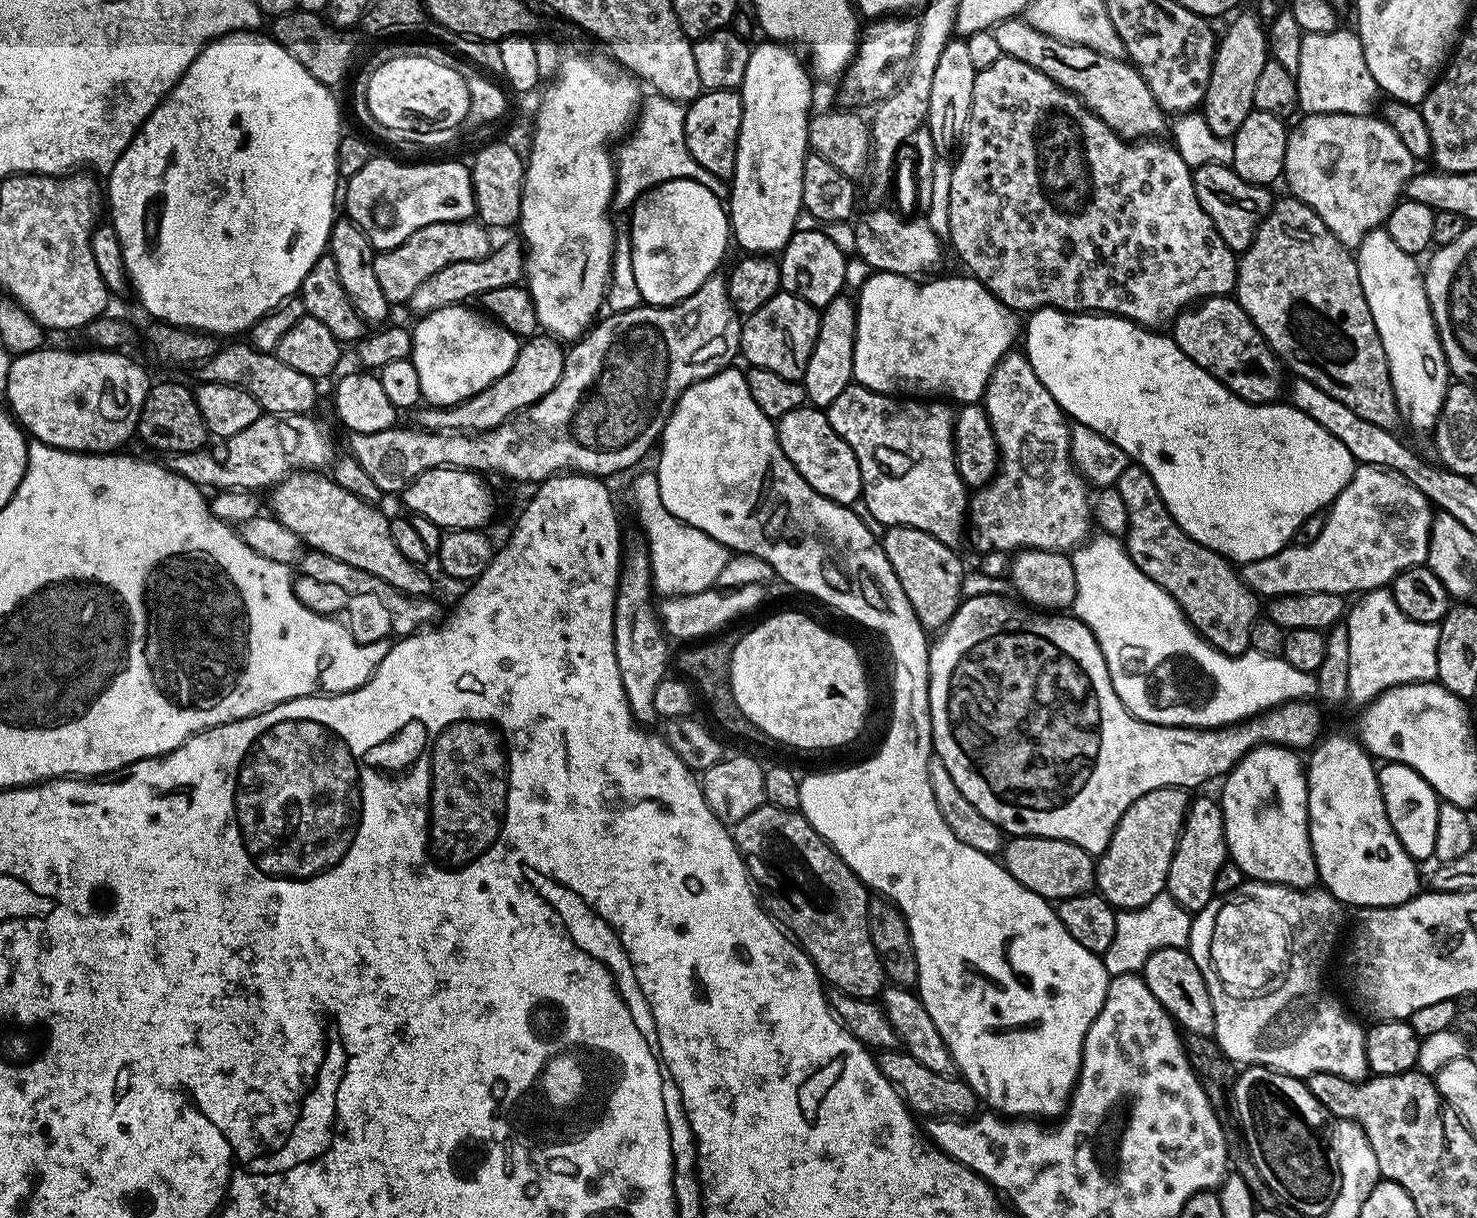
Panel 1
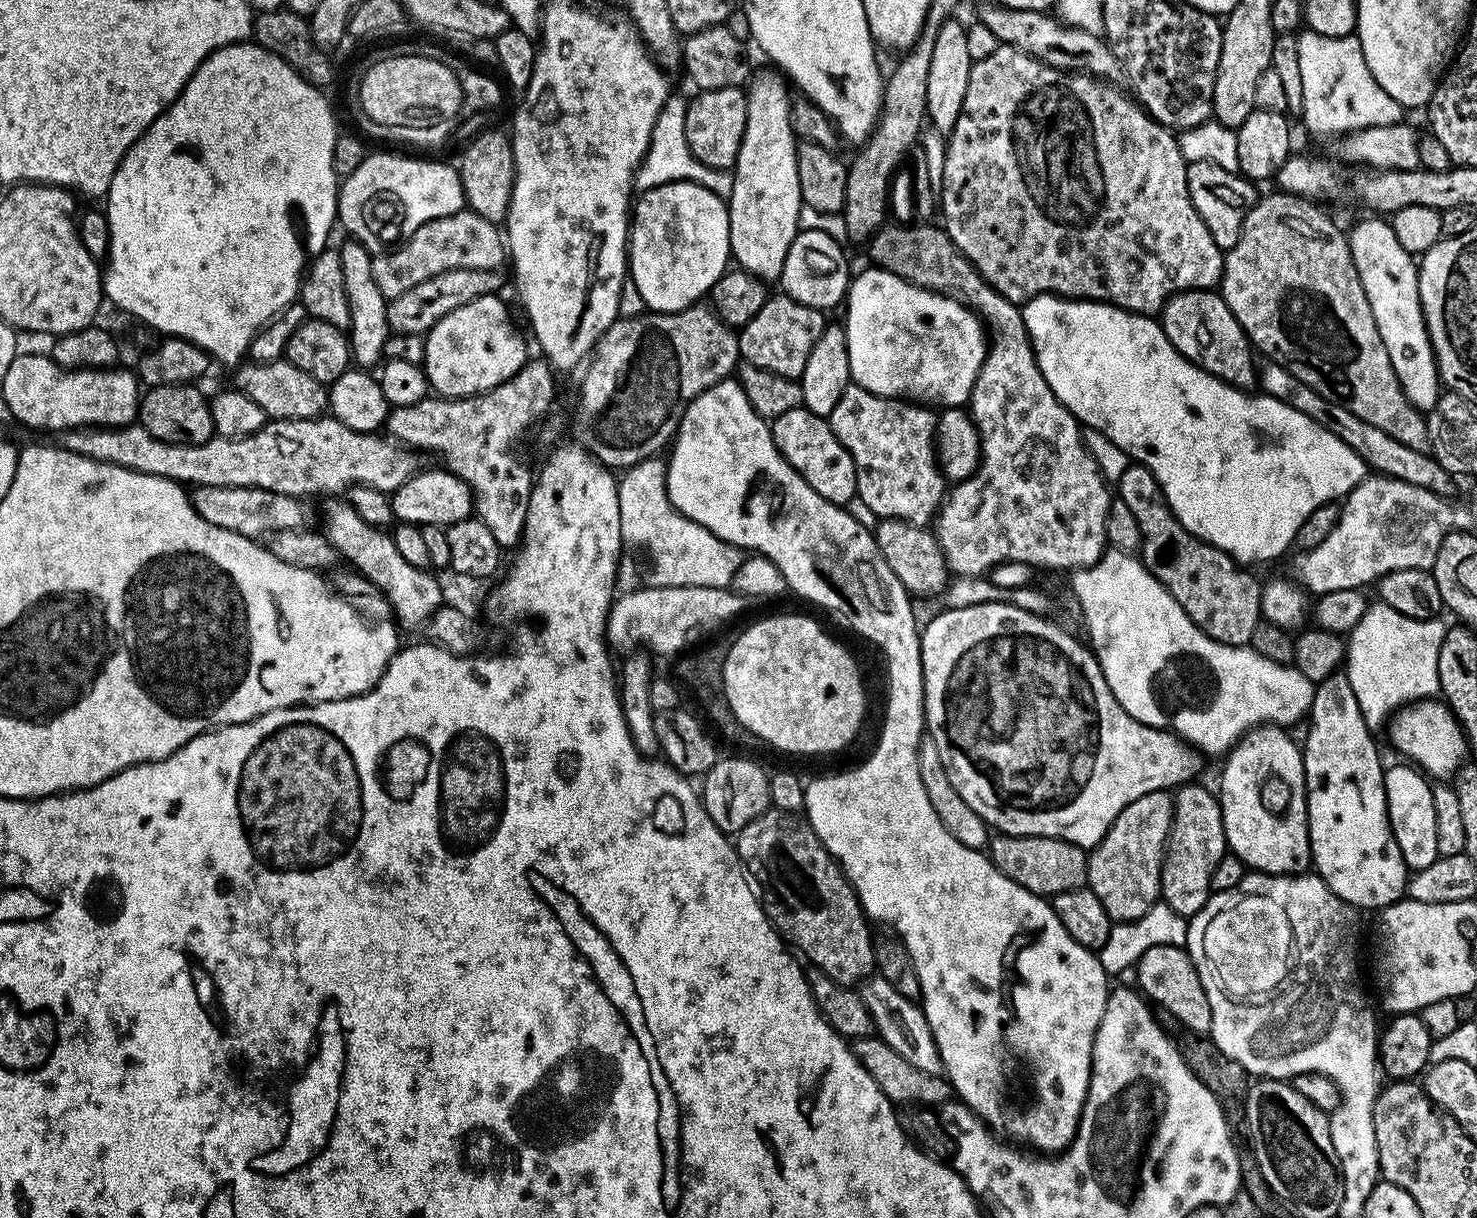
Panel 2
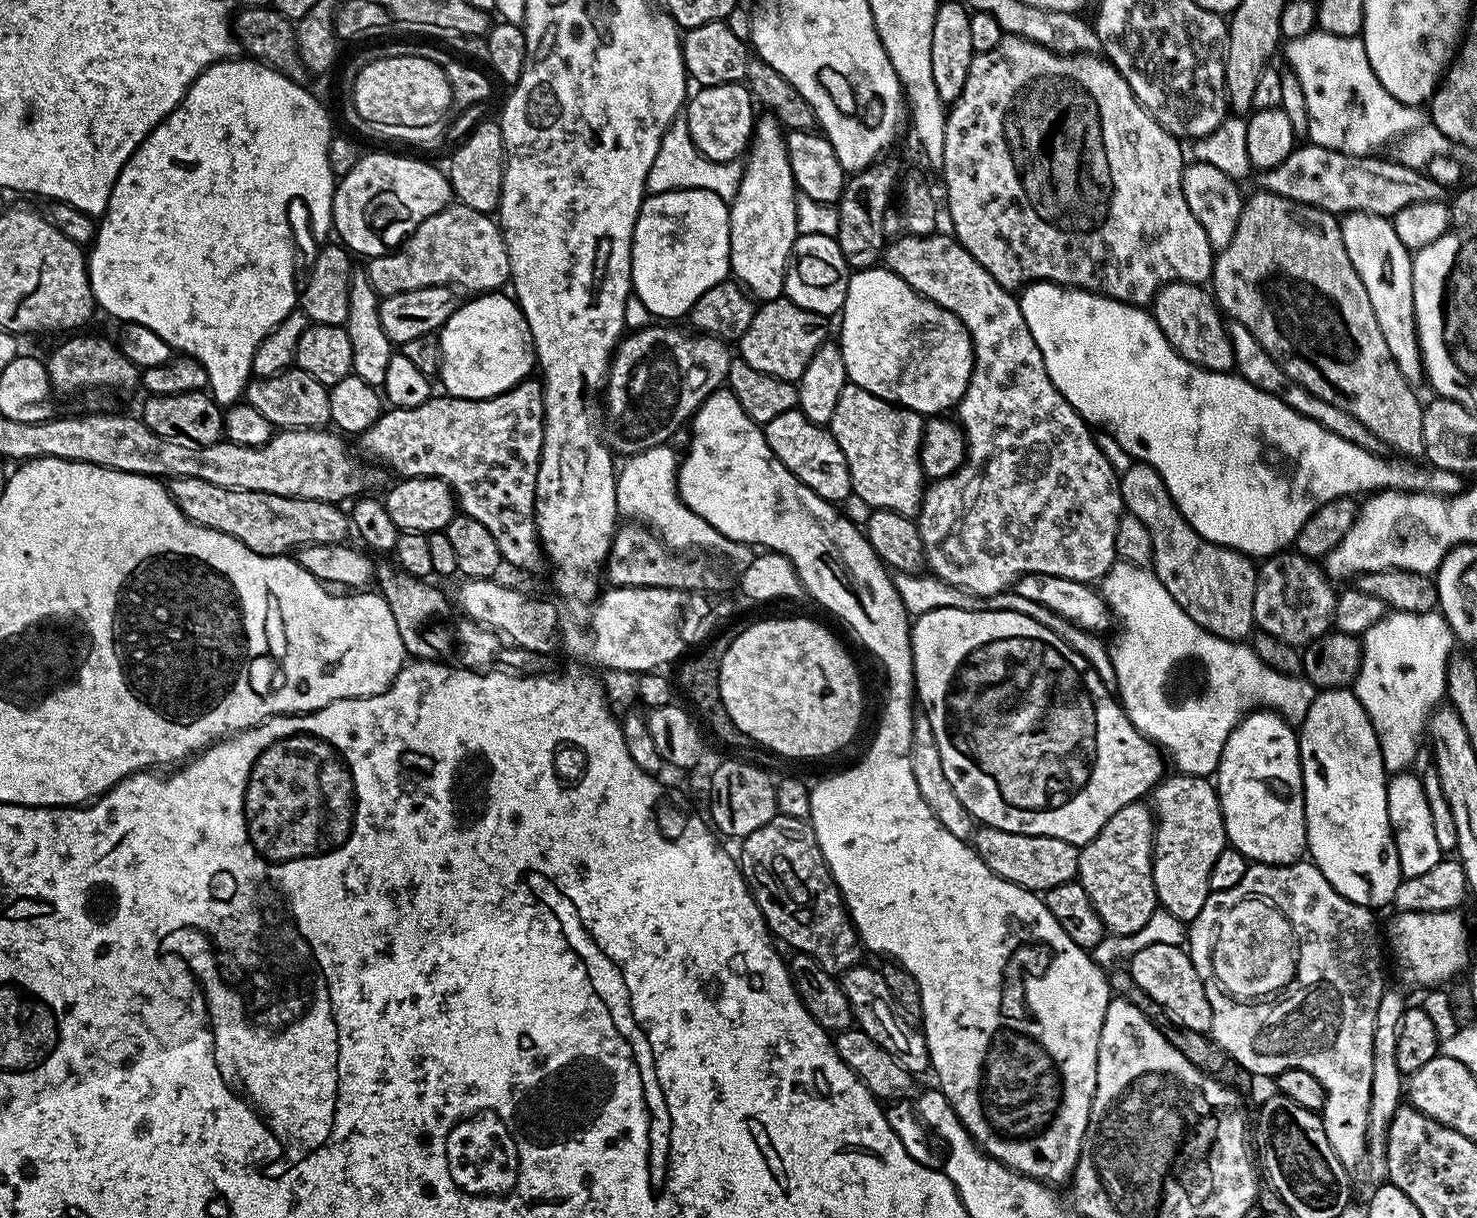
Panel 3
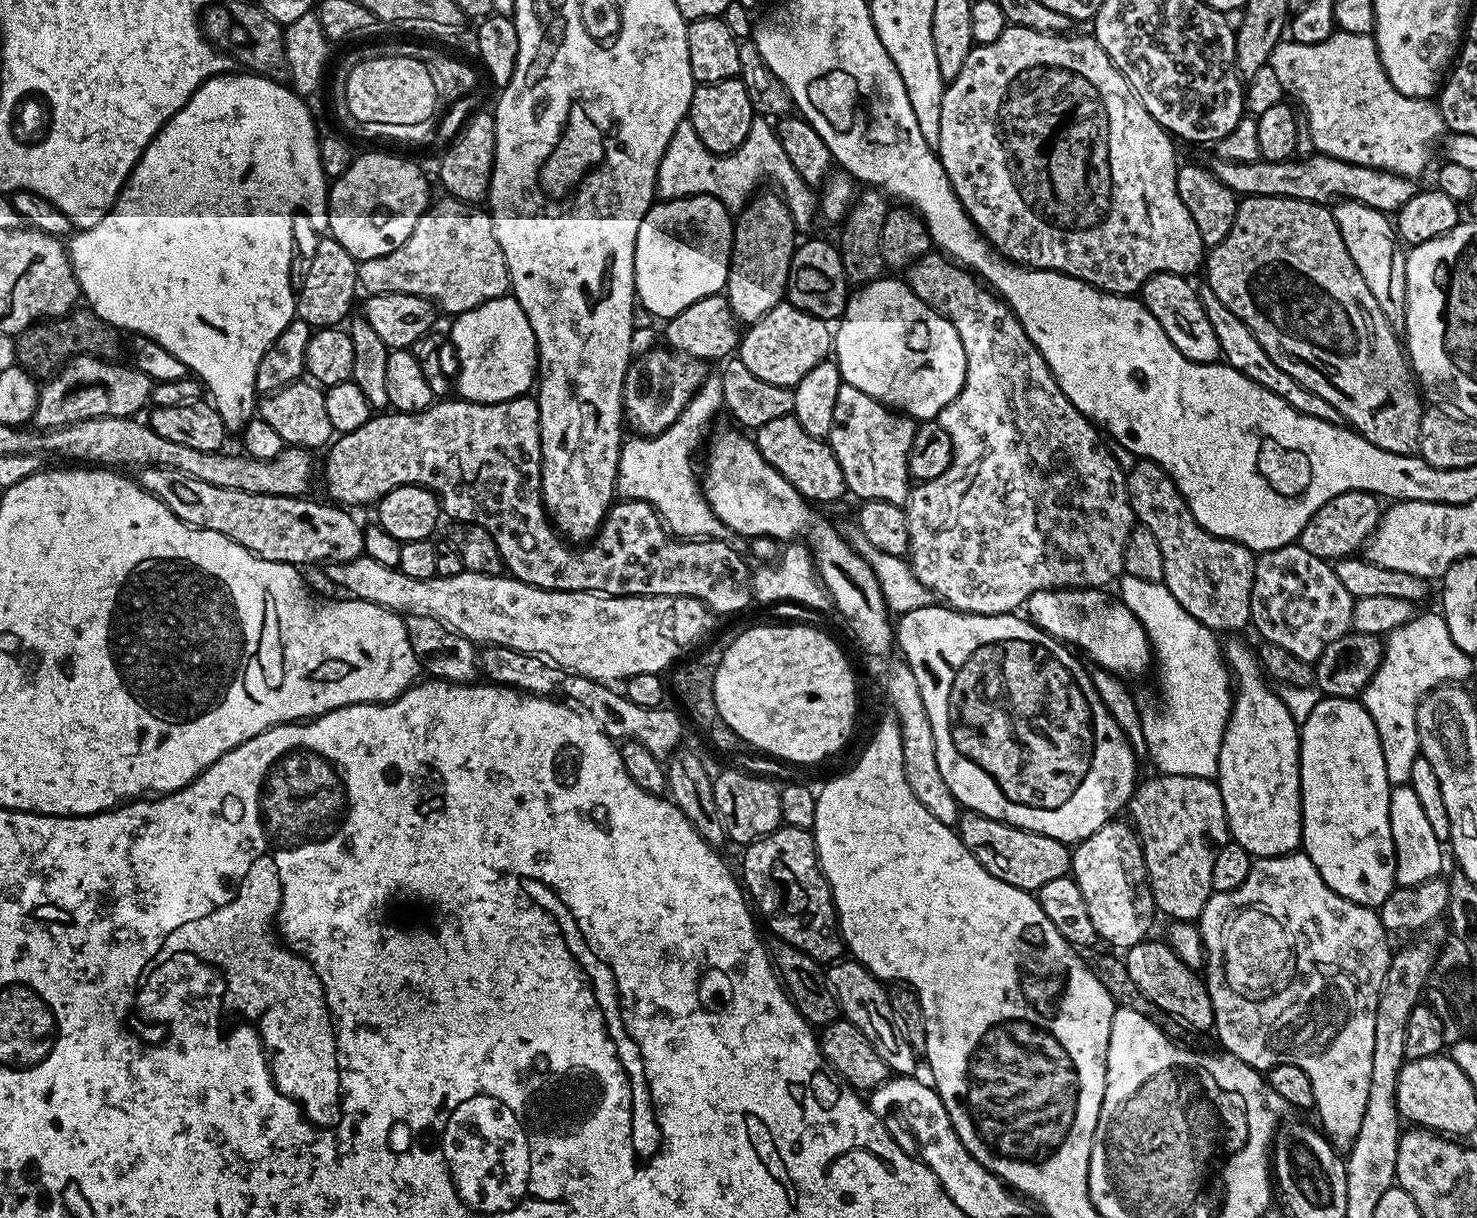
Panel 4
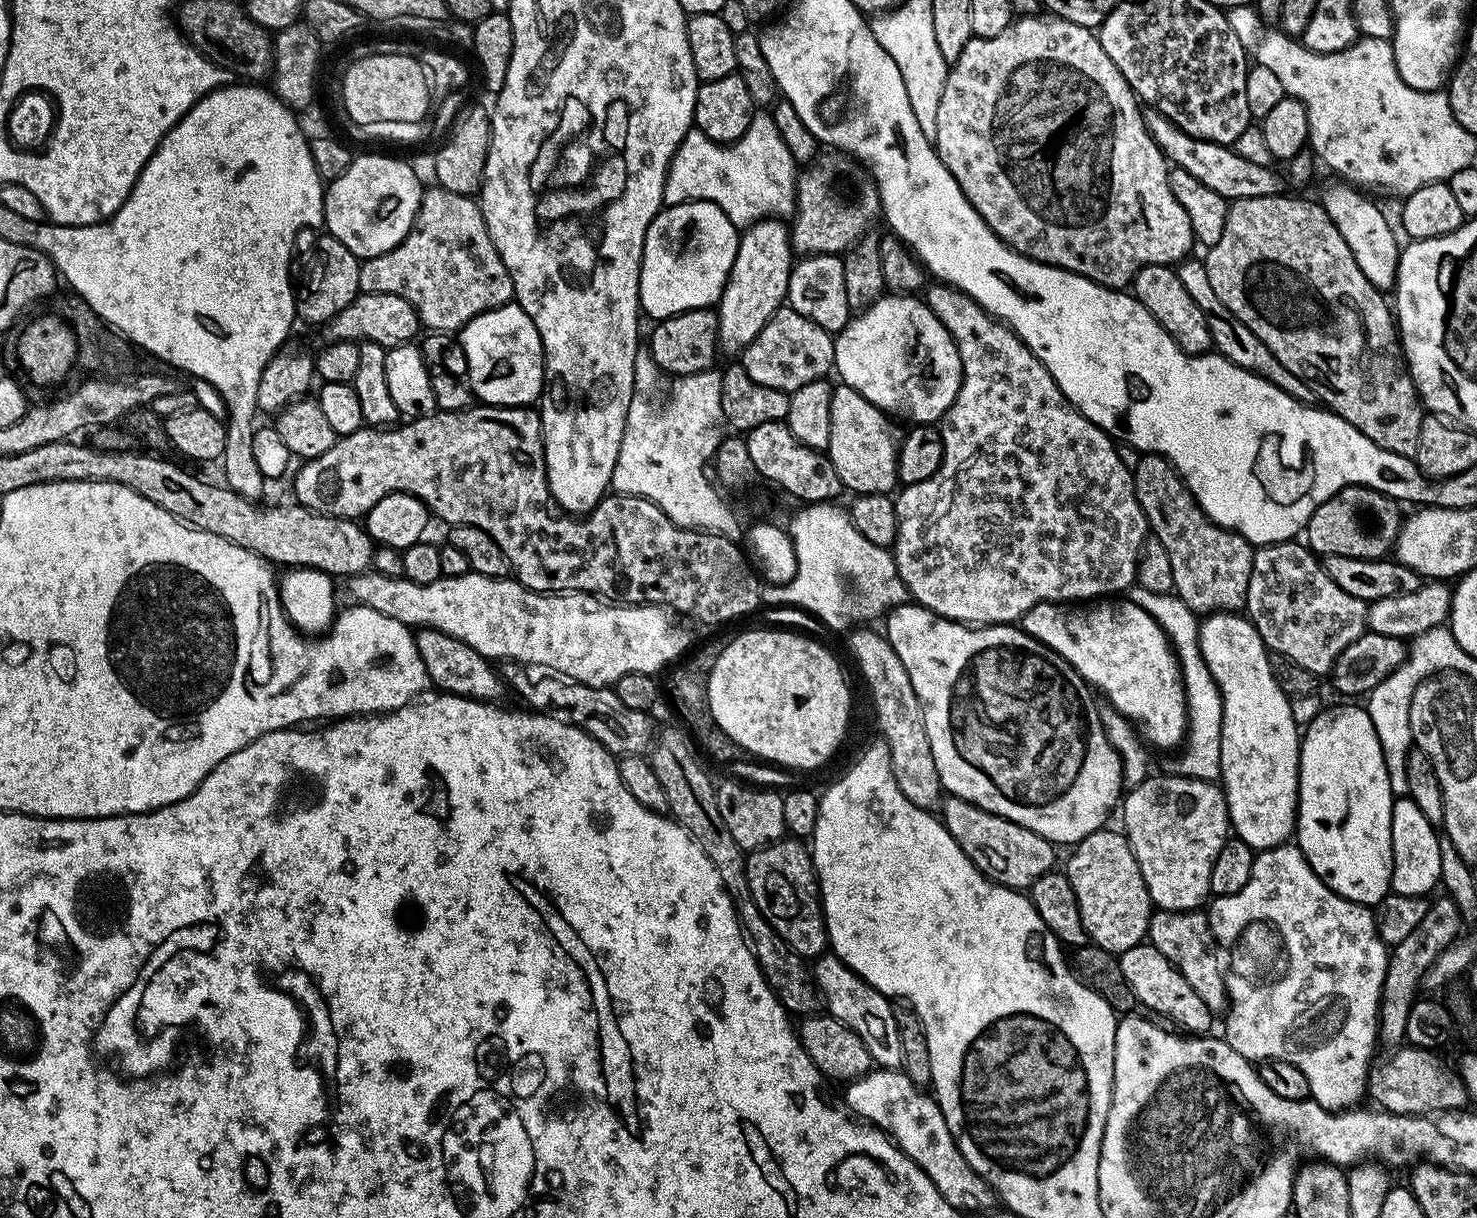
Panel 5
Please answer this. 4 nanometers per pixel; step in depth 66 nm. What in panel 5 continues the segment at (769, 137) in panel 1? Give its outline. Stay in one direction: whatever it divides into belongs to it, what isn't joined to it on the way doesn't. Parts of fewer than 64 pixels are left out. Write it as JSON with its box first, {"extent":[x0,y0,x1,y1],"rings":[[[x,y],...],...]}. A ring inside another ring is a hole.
{"extent":[716,218,794,355],"rings":[[[765,218],[743,229],[740,237],[740,245],[734,258],[734,266],[728,275],[728,281],[724,283],[724,289],[720,295],[716,313],[719,318],[719,349],[724,353],[736,355],[743,351],[750,342],[757,337],[759,330],[766,324],[773,313],[785,303],[788,295],[788,280],[794,265],[794,249],[790,228],[783,219]]]}

